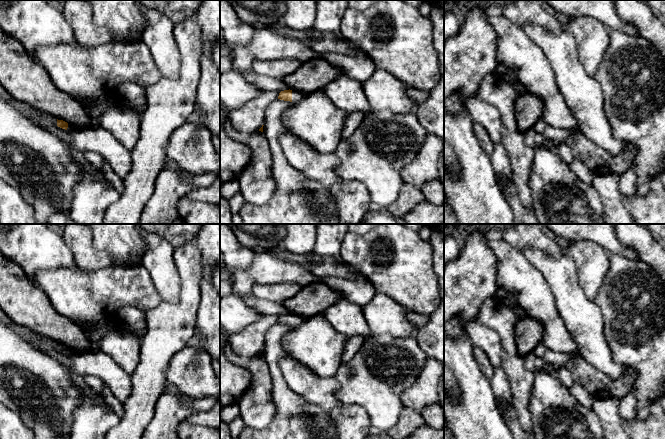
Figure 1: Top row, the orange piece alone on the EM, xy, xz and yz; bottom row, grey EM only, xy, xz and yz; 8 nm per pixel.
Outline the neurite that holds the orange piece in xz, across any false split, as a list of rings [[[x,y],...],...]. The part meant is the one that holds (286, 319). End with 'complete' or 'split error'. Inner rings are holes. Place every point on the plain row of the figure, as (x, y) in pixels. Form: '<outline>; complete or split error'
[[[289,313],[289,314],[281,315],[279,317],[278,323],[297,327],[303,324],[306,320],[307,319],[304,317]]]; split error

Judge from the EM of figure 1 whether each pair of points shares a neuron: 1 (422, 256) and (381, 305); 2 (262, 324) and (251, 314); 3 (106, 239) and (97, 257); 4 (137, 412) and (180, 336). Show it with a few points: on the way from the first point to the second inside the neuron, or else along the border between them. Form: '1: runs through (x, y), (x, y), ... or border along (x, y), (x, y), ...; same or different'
1: border along (377, 292), (390, 296), (404, 307); different
2: border along (262, 315), (237, 332); different
3: border along (92, 234), (92, 244), (104, 250), (116, 264); different
4: runs through (145, 393), (152, 365), (161, 355); same

